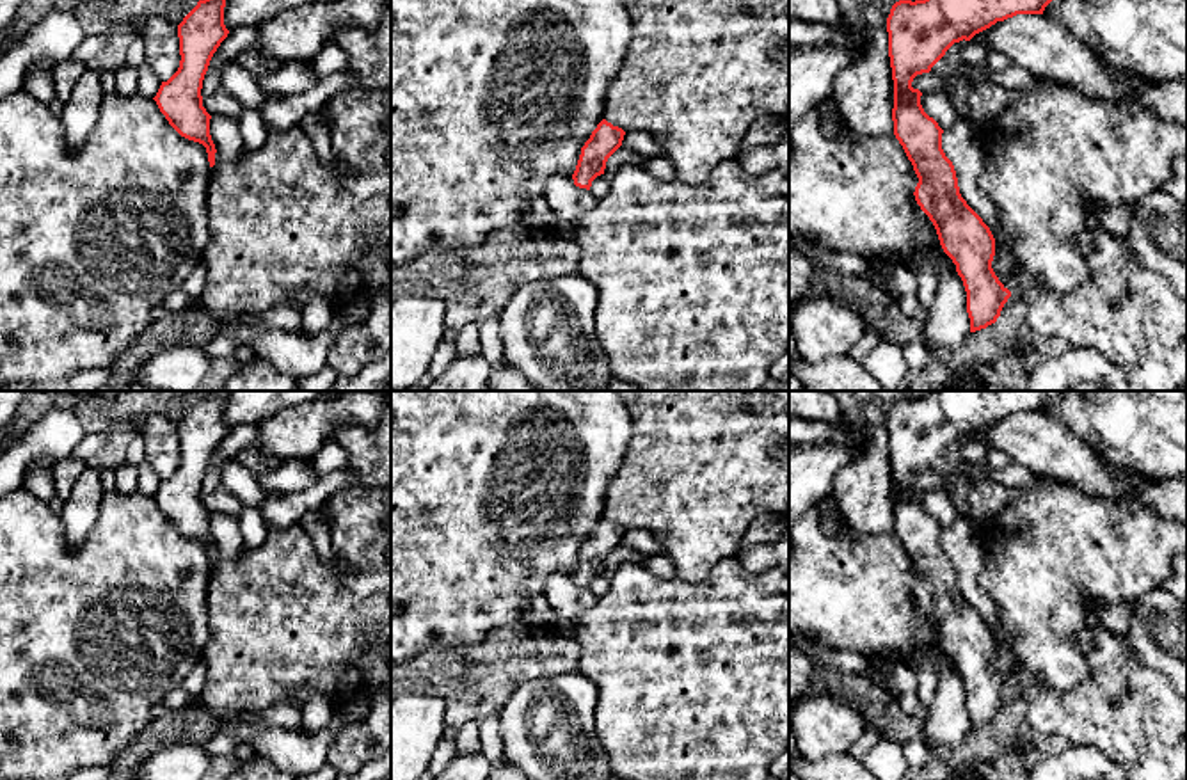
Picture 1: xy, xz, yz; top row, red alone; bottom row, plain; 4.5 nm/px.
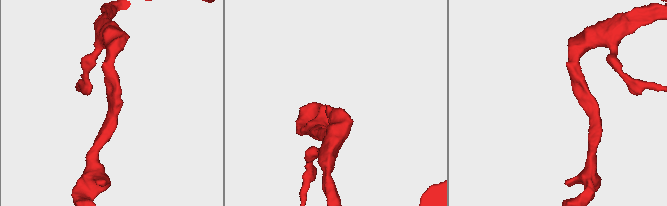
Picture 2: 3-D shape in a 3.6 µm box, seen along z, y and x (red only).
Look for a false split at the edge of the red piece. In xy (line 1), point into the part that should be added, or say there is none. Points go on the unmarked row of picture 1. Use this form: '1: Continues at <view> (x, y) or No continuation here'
1: No continuation here

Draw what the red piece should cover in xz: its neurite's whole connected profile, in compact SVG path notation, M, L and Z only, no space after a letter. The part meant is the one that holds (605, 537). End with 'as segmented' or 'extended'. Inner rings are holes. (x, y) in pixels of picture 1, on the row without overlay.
M602 517L581 545L572 572L574 583L590 588L592 579L604 572L608 556L622 544L625 529Z; as segmented

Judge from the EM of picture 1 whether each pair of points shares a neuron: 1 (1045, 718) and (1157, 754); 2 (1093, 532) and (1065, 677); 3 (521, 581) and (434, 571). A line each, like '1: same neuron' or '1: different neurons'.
1: same neuron
2: same neuron
3: same neuron

